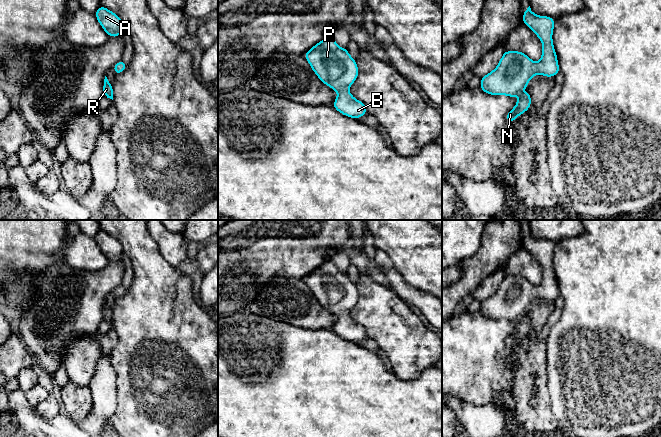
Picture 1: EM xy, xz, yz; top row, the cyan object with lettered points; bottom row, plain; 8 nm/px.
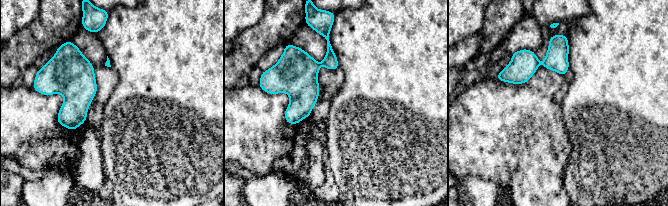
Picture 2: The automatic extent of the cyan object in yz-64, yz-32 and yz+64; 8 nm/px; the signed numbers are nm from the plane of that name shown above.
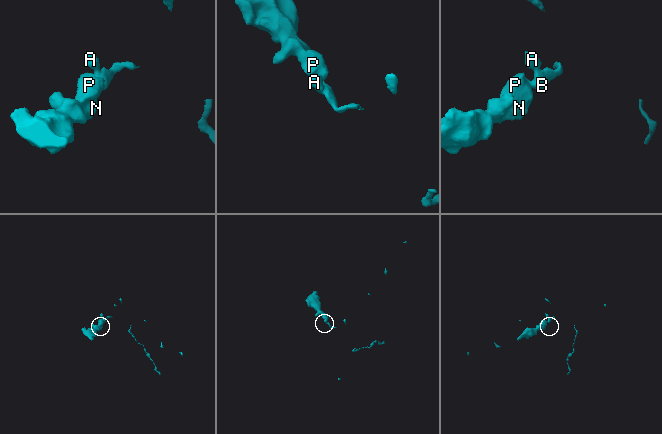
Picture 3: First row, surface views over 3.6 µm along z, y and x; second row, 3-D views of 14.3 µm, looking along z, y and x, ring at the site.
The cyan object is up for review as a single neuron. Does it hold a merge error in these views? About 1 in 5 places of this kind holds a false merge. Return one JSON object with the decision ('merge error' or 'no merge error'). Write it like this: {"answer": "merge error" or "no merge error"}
{"answer": "no merge error"}

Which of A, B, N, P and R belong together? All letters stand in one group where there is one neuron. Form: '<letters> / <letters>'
A B N P R

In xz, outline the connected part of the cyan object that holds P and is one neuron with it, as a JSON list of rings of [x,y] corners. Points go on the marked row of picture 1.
[[[327,36],[304,56],[318,78],[338,92],[333,103],[338,112],[354,119],[367,113],[365,104],[347,90],[357,79],[359,70],[346,48],[340,48],[332,37]]]

